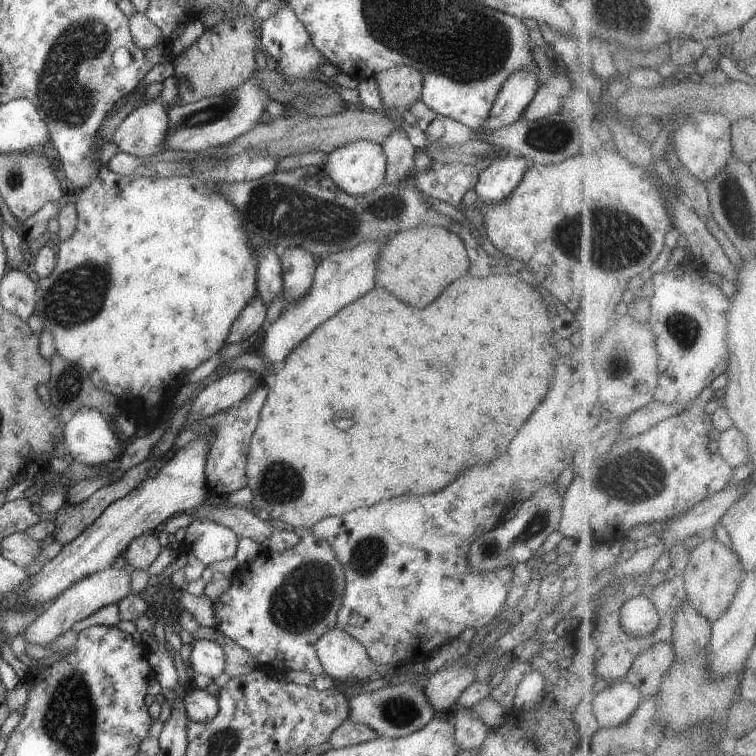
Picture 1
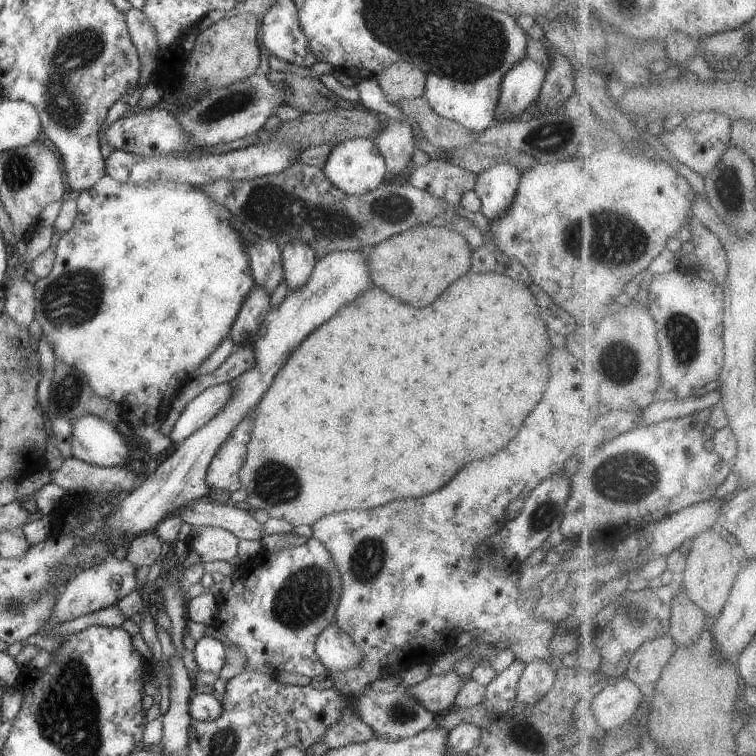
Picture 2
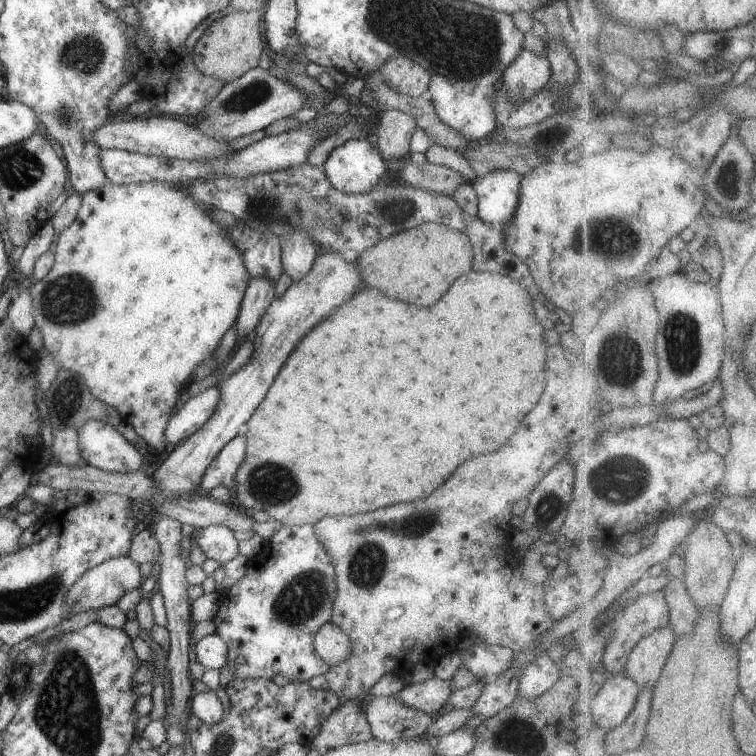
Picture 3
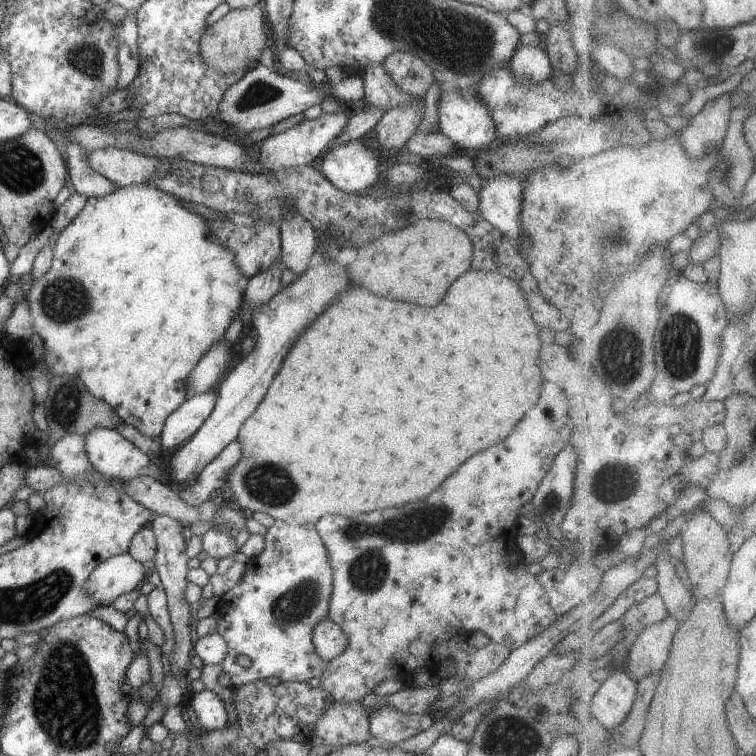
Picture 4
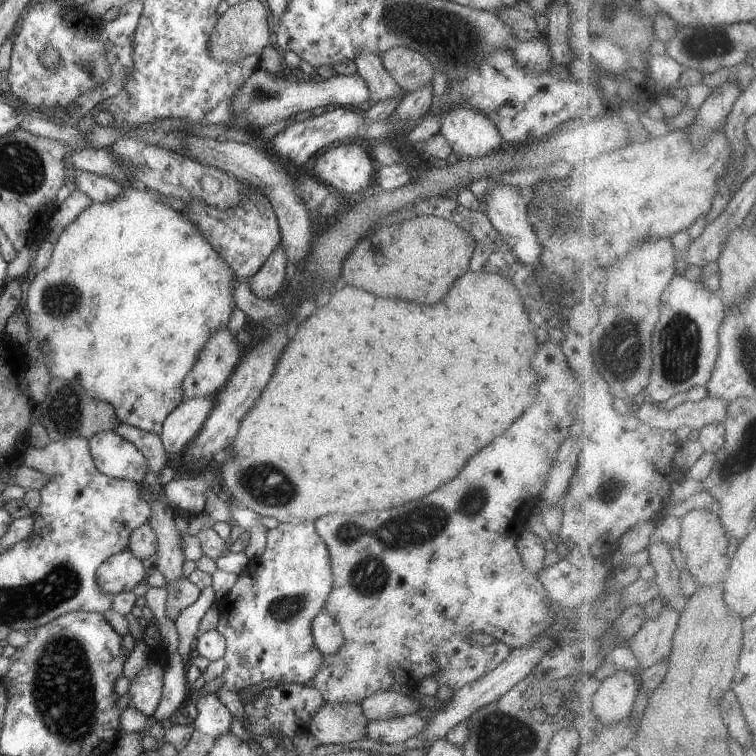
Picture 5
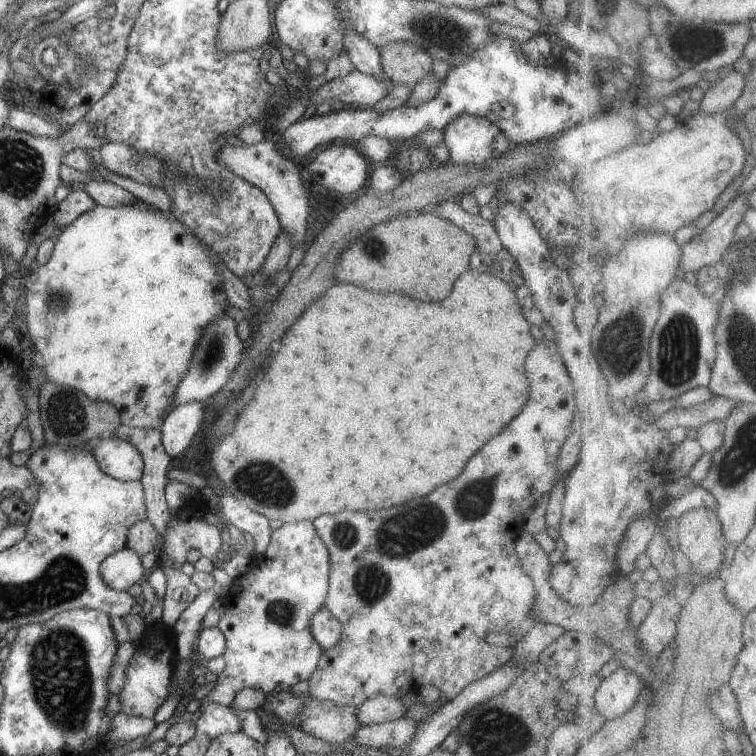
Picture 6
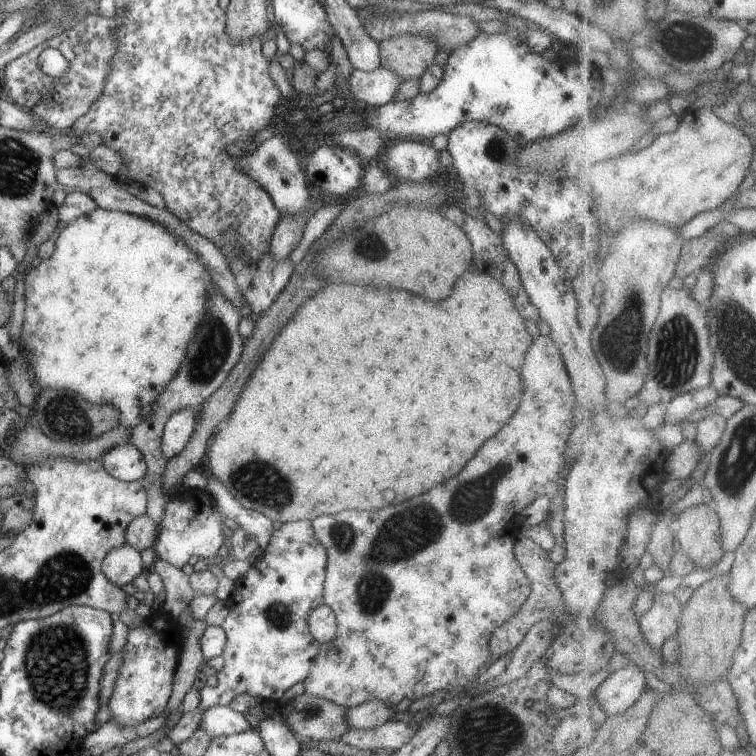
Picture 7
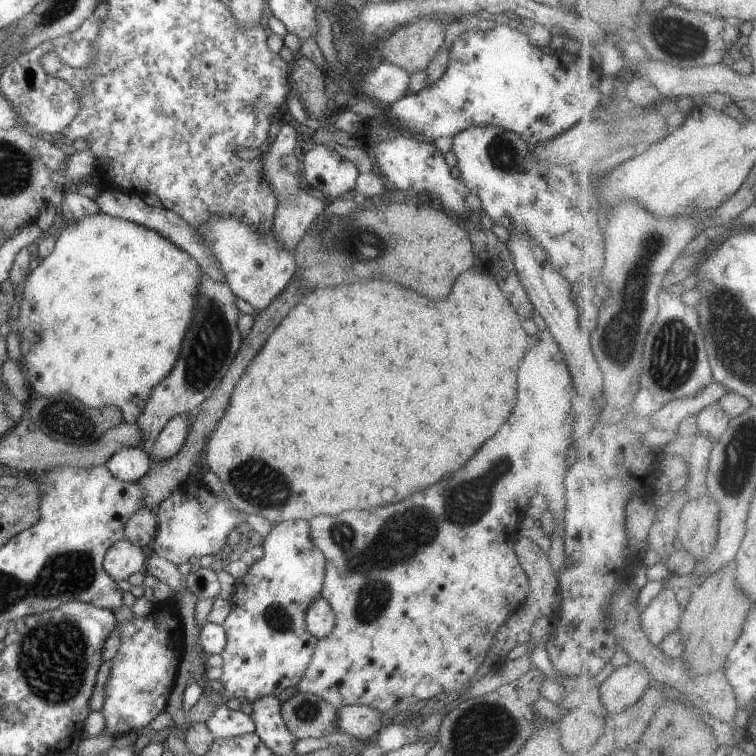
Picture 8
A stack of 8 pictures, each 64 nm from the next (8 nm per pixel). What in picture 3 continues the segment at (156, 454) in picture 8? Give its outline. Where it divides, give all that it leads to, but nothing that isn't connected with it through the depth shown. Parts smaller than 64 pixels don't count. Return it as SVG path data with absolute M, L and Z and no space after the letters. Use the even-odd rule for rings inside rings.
M219 385L204 389L200 394L188 399L169 418L165 428L166 442L182 444L215 413L220 399Z

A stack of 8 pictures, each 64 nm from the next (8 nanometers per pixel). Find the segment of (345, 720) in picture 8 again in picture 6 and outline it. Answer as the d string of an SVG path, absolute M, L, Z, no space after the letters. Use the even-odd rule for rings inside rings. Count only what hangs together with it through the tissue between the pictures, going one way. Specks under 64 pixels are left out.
M377 696L356 707L356 718L363 727L400 719L406 712L408 709L398 696Z

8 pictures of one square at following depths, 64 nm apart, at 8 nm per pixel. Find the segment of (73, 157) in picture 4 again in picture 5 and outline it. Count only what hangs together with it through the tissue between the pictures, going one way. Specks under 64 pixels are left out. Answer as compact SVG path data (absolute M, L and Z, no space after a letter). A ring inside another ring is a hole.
M75 170L73 174L77 191L84 192L93 202L108 203L108 200L118 198L125 189L119 183L92 172Z

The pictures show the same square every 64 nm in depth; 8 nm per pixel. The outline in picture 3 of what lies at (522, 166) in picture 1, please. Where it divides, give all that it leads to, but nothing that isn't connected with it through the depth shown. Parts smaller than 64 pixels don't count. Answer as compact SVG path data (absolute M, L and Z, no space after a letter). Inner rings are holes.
M489 169L472 185L478 198L477 216L486 223L506 228L519 206L522 178L512 170Z

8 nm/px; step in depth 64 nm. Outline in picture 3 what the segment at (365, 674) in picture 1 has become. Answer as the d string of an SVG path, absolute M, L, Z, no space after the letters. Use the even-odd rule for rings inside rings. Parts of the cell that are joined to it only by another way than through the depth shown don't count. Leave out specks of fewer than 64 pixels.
M326 623L313 640L315 653L328 665L344 662L352 653L350 637L334 623Z

